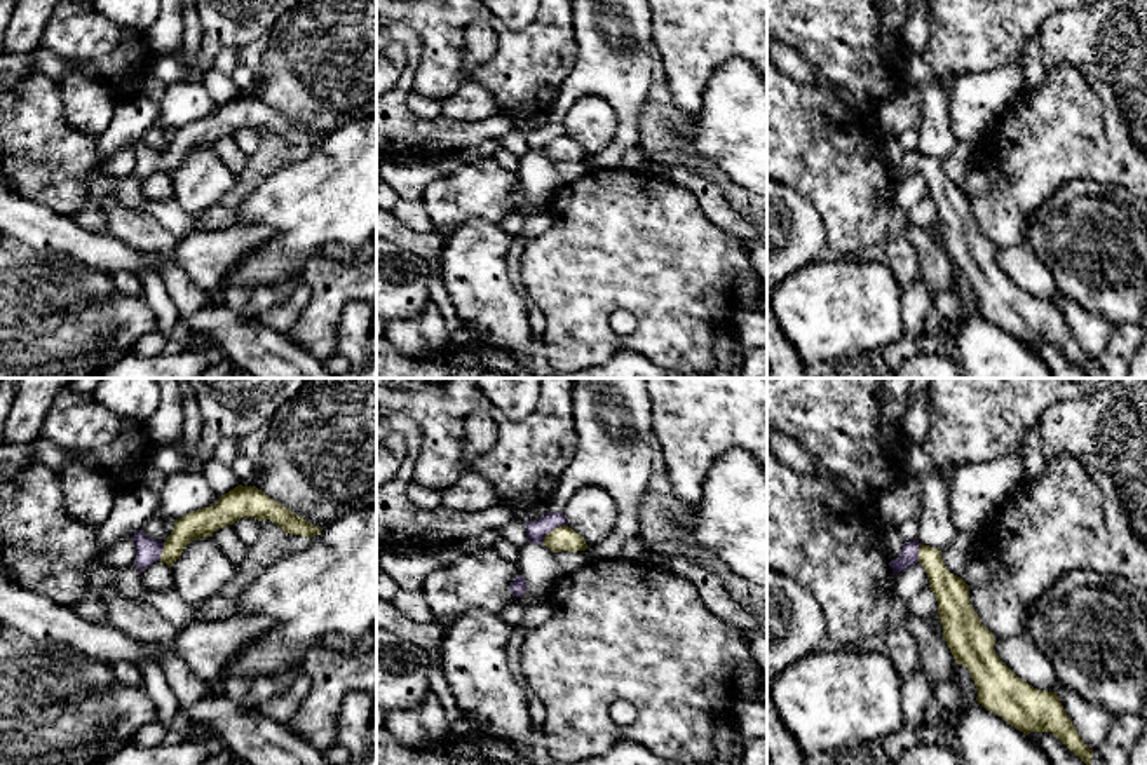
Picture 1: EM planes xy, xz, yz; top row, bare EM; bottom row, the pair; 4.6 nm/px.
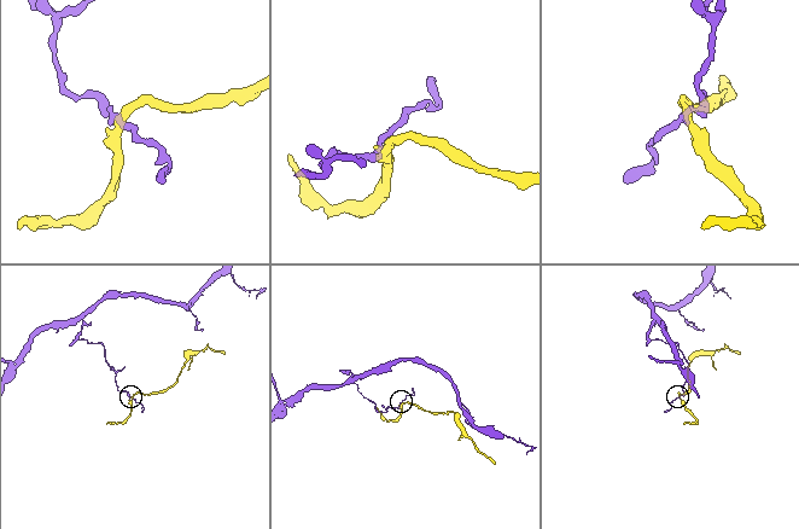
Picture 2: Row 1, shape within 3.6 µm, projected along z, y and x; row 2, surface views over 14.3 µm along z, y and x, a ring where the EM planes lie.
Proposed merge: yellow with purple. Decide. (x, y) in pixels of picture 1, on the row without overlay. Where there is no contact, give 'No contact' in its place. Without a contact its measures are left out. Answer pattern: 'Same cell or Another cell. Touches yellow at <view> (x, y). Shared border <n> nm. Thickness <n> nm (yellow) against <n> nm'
Another cell. Touches yellow at xz (553, 140). Shared border 150 nm. Thickness 110 nm (yellow) against 100 nm

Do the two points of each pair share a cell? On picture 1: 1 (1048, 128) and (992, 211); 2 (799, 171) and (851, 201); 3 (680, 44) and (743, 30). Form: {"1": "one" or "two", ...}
{"1": "one", "2": "one", "3": "one"}

